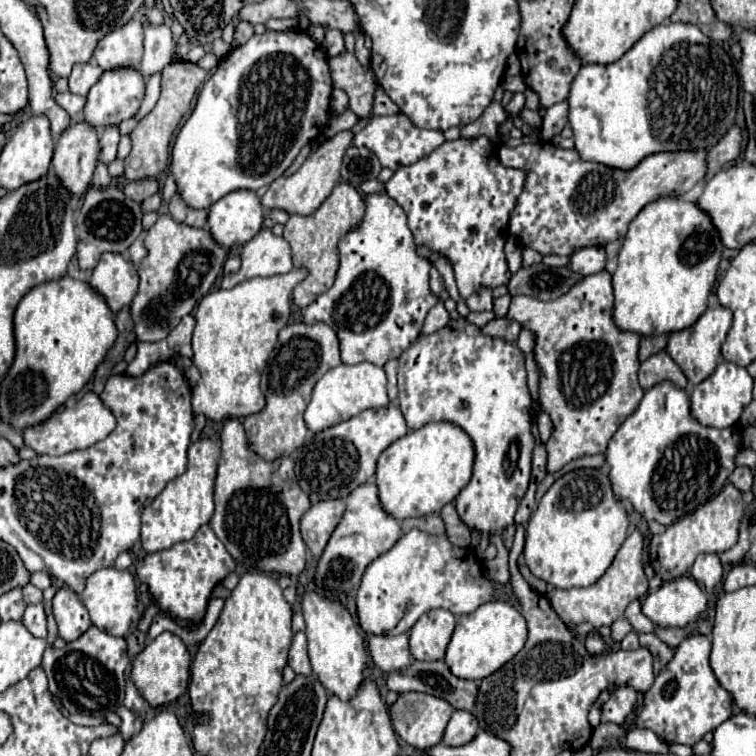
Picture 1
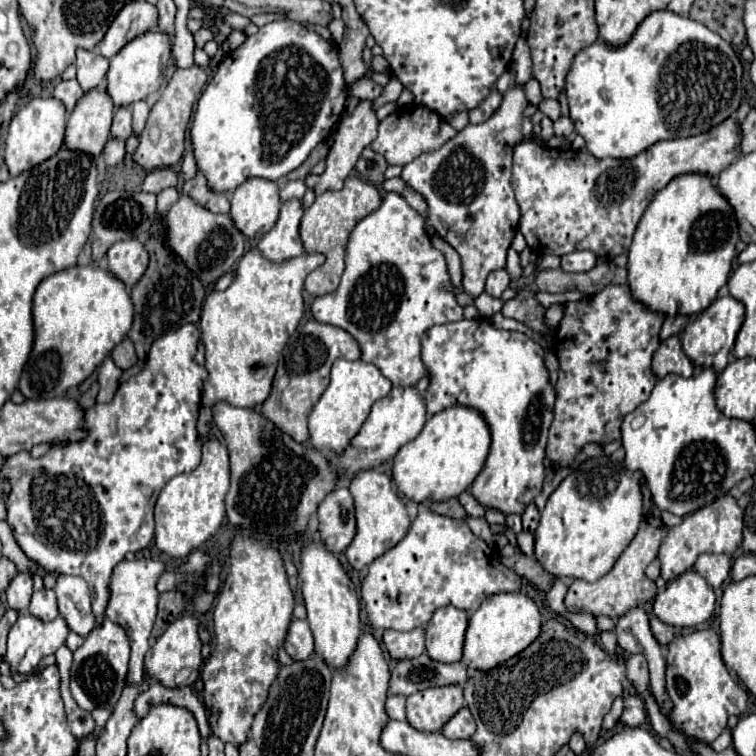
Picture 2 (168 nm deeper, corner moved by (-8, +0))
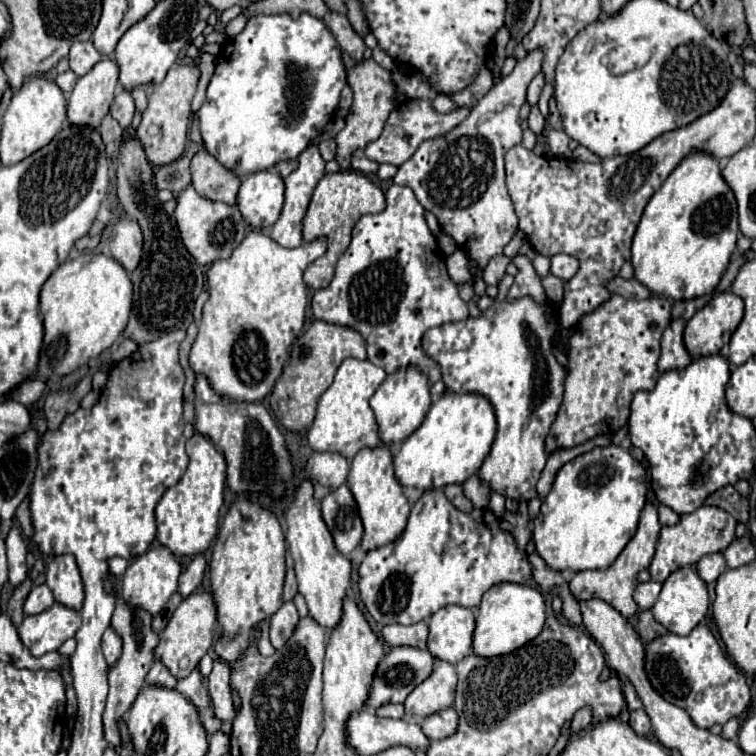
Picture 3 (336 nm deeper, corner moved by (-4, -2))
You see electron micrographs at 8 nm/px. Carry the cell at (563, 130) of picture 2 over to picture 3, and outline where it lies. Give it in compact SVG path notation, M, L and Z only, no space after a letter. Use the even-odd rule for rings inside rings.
M554 129L546 131L546 141L548 141L550 153L554 157L564 157L564 159L570 159L572 157L572 151L568 147L570 139L568 139L568 135L564 131L554 131Z

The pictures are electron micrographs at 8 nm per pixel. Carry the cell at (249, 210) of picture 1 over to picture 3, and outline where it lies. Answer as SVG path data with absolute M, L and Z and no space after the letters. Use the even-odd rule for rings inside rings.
M270 169L250 173L238 193L238 207L250 227L268 229L280 217L284 205L284 179Z

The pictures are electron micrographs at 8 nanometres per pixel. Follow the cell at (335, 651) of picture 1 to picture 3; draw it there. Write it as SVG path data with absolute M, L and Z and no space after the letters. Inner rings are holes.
M302 479L294 493L294 501L286 509L286 527L286 543L294 557L298 591L308 603L310 617L314 617L322 627L334 629L342 617L342 601L350 589L350 561L338 553L334 545L334 539L320 513L320 501L314 499L310 479Z

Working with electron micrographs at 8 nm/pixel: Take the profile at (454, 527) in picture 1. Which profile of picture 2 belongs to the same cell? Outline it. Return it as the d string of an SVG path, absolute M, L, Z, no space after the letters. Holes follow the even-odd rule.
M464 491L464 493L458 497L458 501L460 501L460 505L466 509L468 517L484 517L484 507L482 507L468 491Z

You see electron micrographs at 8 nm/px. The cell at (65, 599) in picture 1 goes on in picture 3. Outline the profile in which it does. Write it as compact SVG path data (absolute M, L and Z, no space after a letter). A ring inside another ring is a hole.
M56 555L46 565L46 585L58 603L80 611L84 601L84 587L74 555Z

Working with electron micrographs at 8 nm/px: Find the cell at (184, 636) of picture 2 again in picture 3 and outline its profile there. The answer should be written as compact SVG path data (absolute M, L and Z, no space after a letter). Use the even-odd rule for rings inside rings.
M206 589L194 591L178 605L170 623L166 625L164 633L160 635L160 643L154 651L156 657L172 671L174 677L178 677L178 679L186 677L210 649L212 639L214 639L214 633L212 633L214 625L216 625L216 605L214 605L212 593Z

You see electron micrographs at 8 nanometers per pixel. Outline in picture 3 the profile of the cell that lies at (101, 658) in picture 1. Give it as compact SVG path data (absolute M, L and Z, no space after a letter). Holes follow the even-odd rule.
M106 629L106 633L102 635L102 651L104 651L104 657L108 661L108 665L112 667L116 663L116 659L120 657L120 651L122 651L122 641L120 637L112 631L112 629Z

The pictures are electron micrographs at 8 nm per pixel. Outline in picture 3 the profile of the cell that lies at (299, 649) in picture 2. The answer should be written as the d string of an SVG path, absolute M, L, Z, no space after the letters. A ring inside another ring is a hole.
M292 601L280 605L280 609L270 619L270 643L274 645L274 649L280 649L288 641L288 637L294 633L298 625L298 619L300 617Z

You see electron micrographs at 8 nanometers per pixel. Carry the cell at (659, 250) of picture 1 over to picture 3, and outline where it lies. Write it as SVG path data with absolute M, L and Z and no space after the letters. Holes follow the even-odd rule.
M696 151L686 155L648 201L632 241L636 279L652 293L694 299L712 293L728 267L738 237L738 205L720 173L720 161Z

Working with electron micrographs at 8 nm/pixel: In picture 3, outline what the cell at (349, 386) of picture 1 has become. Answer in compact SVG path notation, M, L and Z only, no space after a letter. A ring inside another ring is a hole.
M346 359L334 377L334 383L324 391L318 401L316 419L308 431L308 443L314 451L336 451L342 453L348 461L364 447L380 445L378 423L374 411L370 409L370 397L376 387L386 379L386 371L382 367L372 365L370 361Z

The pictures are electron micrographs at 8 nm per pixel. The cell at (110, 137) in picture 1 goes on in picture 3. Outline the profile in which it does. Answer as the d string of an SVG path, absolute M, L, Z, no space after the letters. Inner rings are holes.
M118 89L116 97L114 97L112 105L110 105L110 115L120 123L122 129L126 129L126 127L130 127L130 123L132 123L134 111L136 111L136 107L134 107L134 99L132 99L130 91Z

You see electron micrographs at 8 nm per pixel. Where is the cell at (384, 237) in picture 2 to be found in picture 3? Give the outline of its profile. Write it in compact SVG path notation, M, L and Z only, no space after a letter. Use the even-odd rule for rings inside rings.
M392 185L386 193L386 203L388 207L382 213L364 215L356 223L352 231L352 243L336 263L334 279L326 289L318 289L314 293L312 311L316 319L352 327L362 333L362 337L376 333L376 345L368 345L368 359L386 373L394 373L406 365L416 365L428 375L430 383L436 383L442 377L440 365L422 351L422 335L430 327L450 321L464 321L468 317L468 307L460 299L458 289L446 271L446 255L438 247L436 237L430 233L424 207L418 203L414 191L410 187Z

